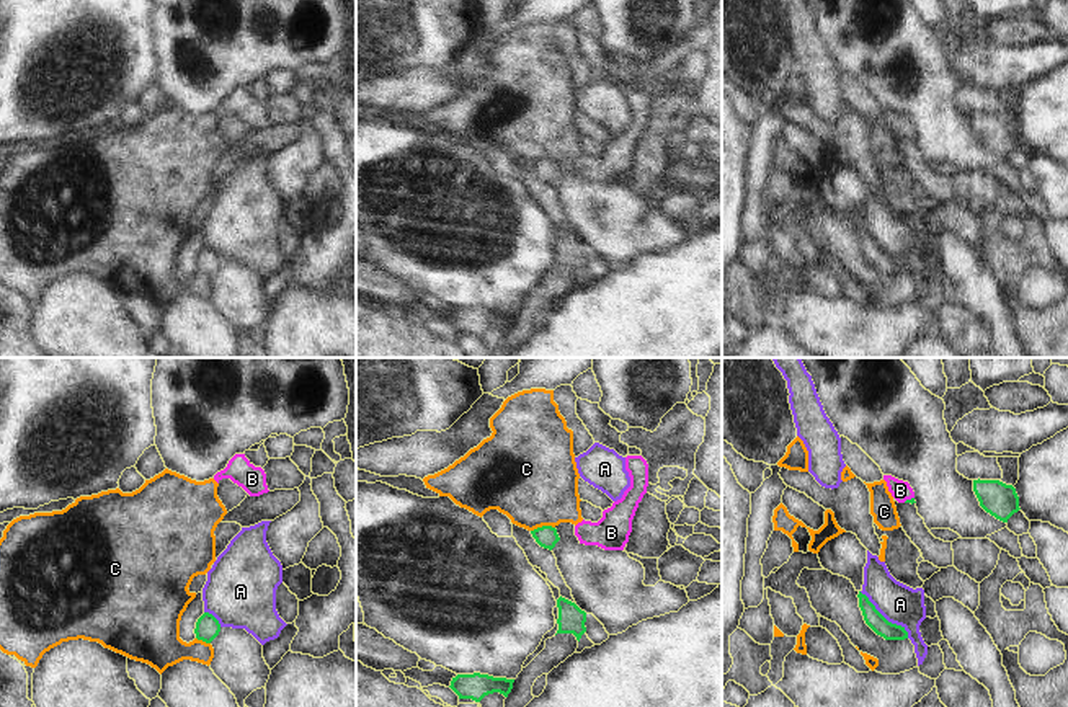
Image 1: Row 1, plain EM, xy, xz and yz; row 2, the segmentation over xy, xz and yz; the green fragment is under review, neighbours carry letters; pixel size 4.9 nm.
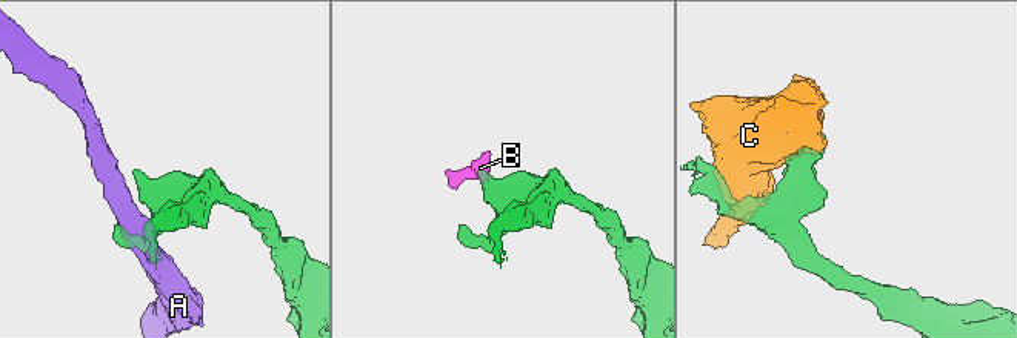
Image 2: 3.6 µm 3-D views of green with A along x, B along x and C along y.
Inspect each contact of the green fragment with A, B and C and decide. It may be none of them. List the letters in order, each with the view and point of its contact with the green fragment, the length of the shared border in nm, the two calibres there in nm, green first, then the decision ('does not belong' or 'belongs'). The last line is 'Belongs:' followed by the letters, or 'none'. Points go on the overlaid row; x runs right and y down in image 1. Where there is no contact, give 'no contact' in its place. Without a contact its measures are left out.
A: contact yz (884, 618); length 340 nm; calibres 90 and 200 nm; does not belong
B: contact yz (908, 500); length 60 nm; calibres 20 and 100 nm; belongs
C: contact xz (542, 526); length 120 nm; calibres 110 and 440 nm; does not belong
Belongs: B

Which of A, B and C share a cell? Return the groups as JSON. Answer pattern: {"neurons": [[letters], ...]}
{"neurons": [["A"], ["B"], ["C"]]}

